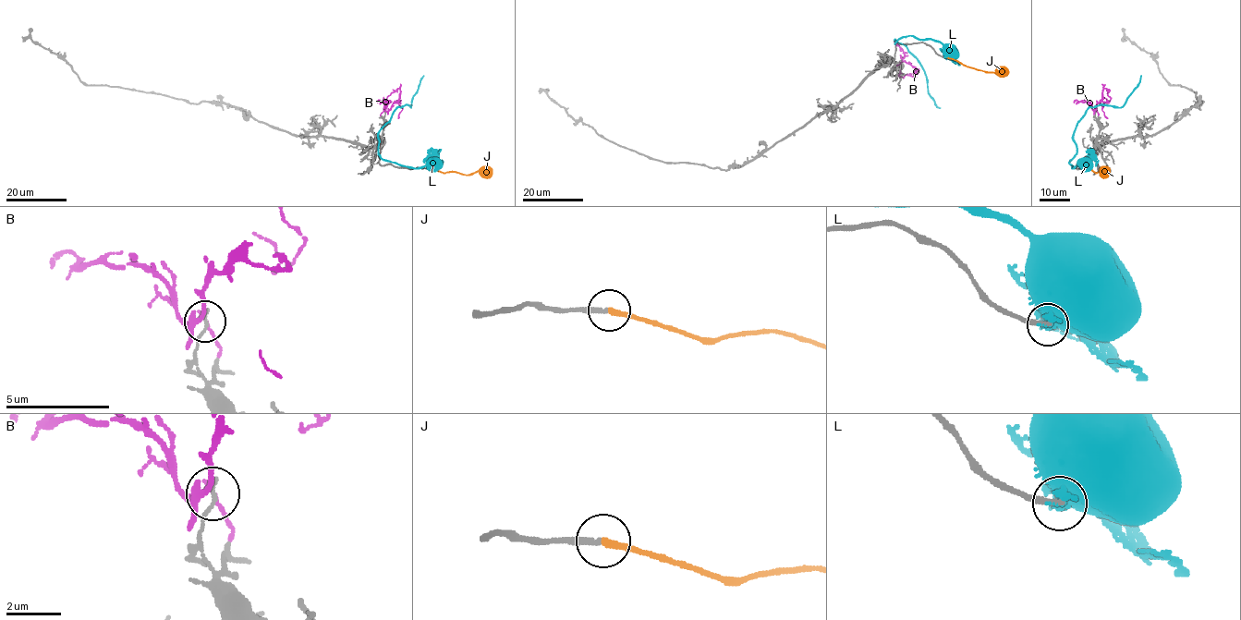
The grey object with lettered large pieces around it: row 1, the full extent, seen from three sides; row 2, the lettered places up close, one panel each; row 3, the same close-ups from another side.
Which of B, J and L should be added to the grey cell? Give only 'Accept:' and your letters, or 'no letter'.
Accept: J

